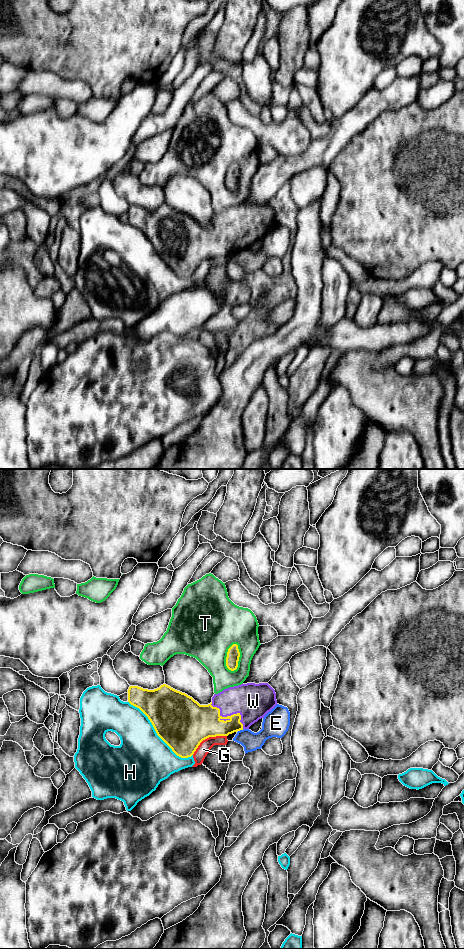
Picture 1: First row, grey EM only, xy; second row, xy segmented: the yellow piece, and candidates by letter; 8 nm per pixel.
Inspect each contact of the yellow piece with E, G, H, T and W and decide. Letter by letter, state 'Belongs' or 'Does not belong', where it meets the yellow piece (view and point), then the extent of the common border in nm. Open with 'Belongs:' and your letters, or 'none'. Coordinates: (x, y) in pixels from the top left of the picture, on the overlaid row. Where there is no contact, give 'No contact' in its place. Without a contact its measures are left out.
Belongs: W
E: Does not belong. Touches yellow at xy (240, 729). Shared border 50 nm
G: Does not belong. Touches yellow at xy (207, 737). Shared border 320 nm
H: Does not belong. Touches yellow at xy (157, 734). Shared border 700 nm
T: Does not belong. Touches yellow at xy (238, 658). Shared border 240 nm
W: Belongs. Touches yellow at xy (229, 716). Shared border 340 nm

